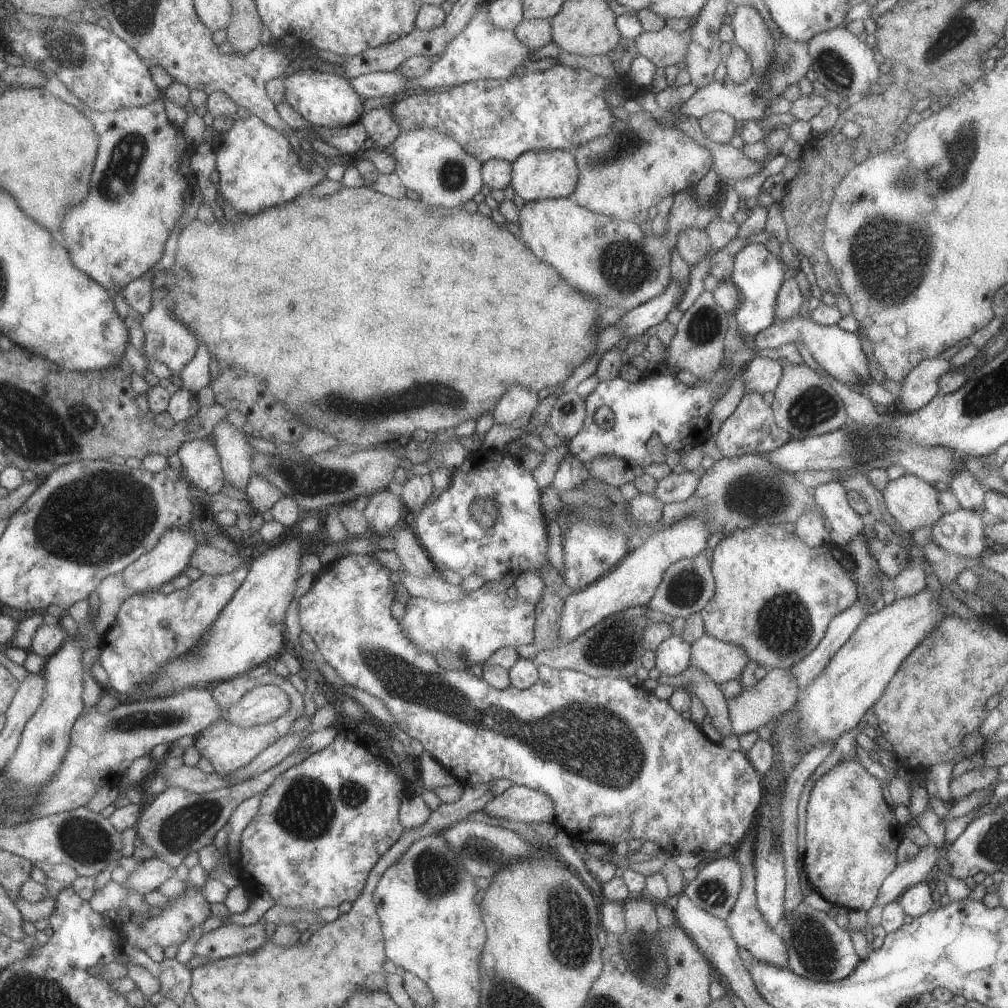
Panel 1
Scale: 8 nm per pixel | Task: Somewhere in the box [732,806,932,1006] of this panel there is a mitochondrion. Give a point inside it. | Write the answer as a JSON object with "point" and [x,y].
{"point":[812,943]}

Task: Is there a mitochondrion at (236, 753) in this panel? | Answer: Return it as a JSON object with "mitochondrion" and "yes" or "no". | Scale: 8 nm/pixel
{"mitochondrion":"no"}

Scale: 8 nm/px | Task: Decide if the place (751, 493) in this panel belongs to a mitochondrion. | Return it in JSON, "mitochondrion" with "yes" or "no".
{"mitochondrion":"yes"}

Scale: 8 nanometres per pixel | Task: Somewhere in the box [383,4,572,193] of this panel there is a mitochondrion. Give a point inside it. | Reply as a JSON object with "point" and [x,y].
{"point":[453,170]}

